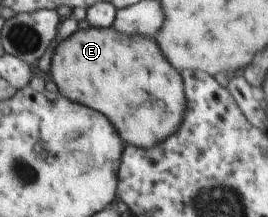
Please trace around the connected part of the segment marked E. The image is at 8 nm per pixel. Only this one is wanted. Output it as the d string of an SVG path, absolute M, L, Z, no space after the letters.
M80 29L55 47L54 55L51 55L50 75L64 97L106 113L106 117L110 117L110 121L114 121L114 125L122 129L122 137L126 137L128 147L134 145L140 149L150 149L173 136L184 124L185 114L188 112L185 83L182 83L180 73L162 57L156 43L155 39L146 36L120 35L114 29Z

